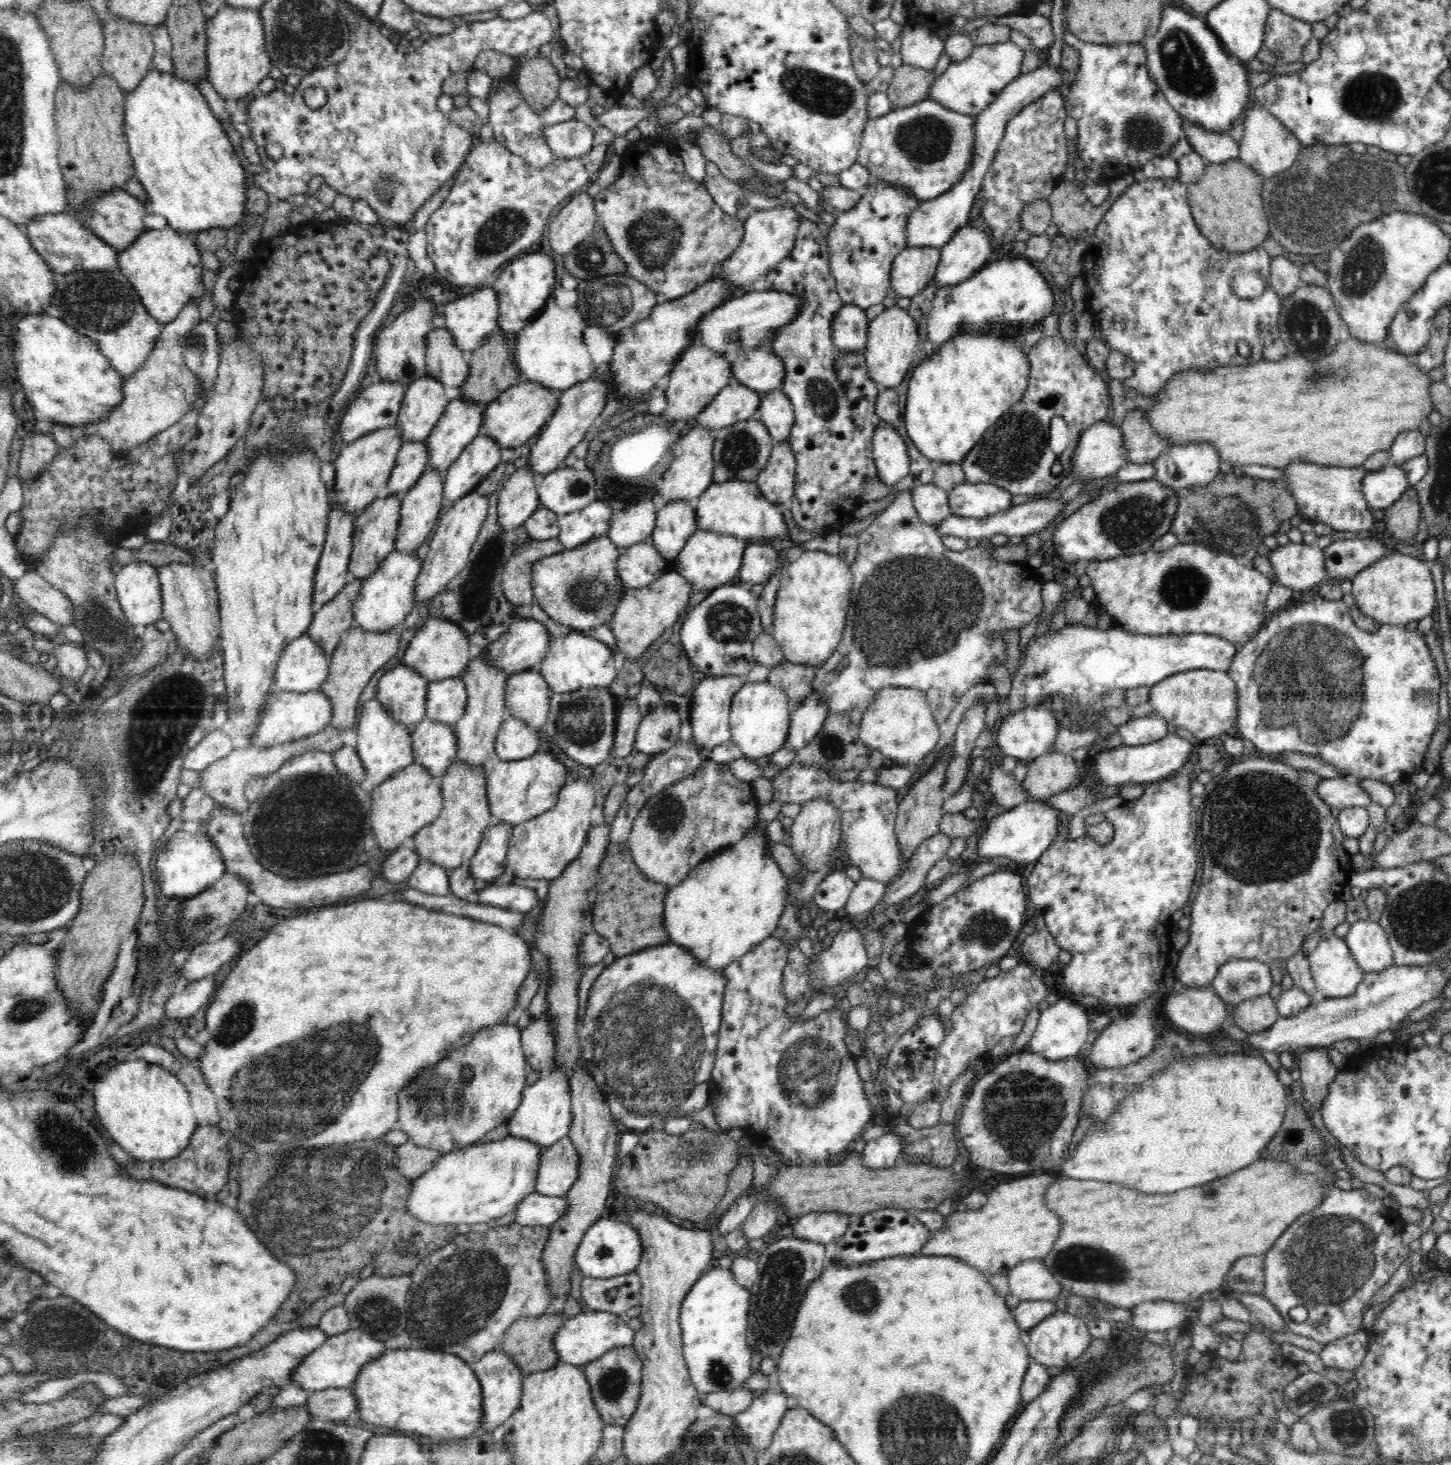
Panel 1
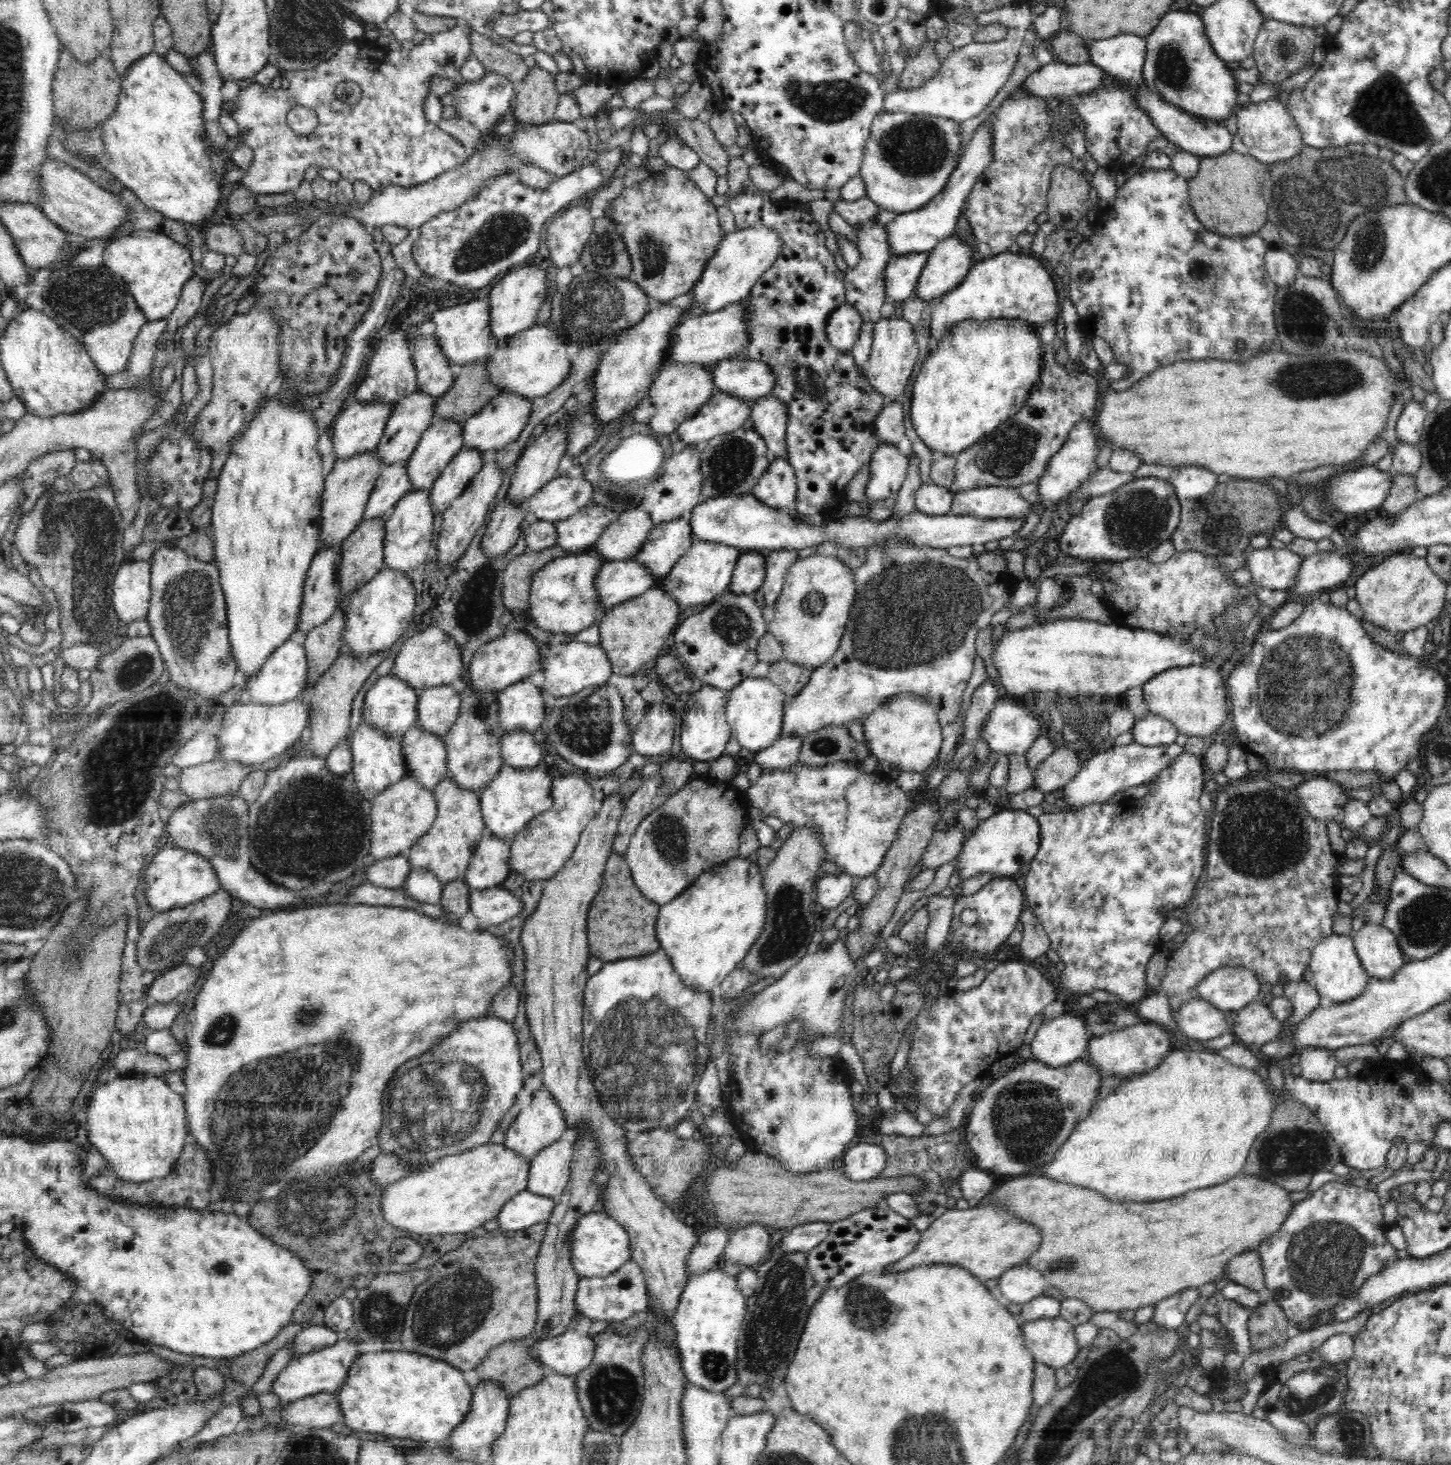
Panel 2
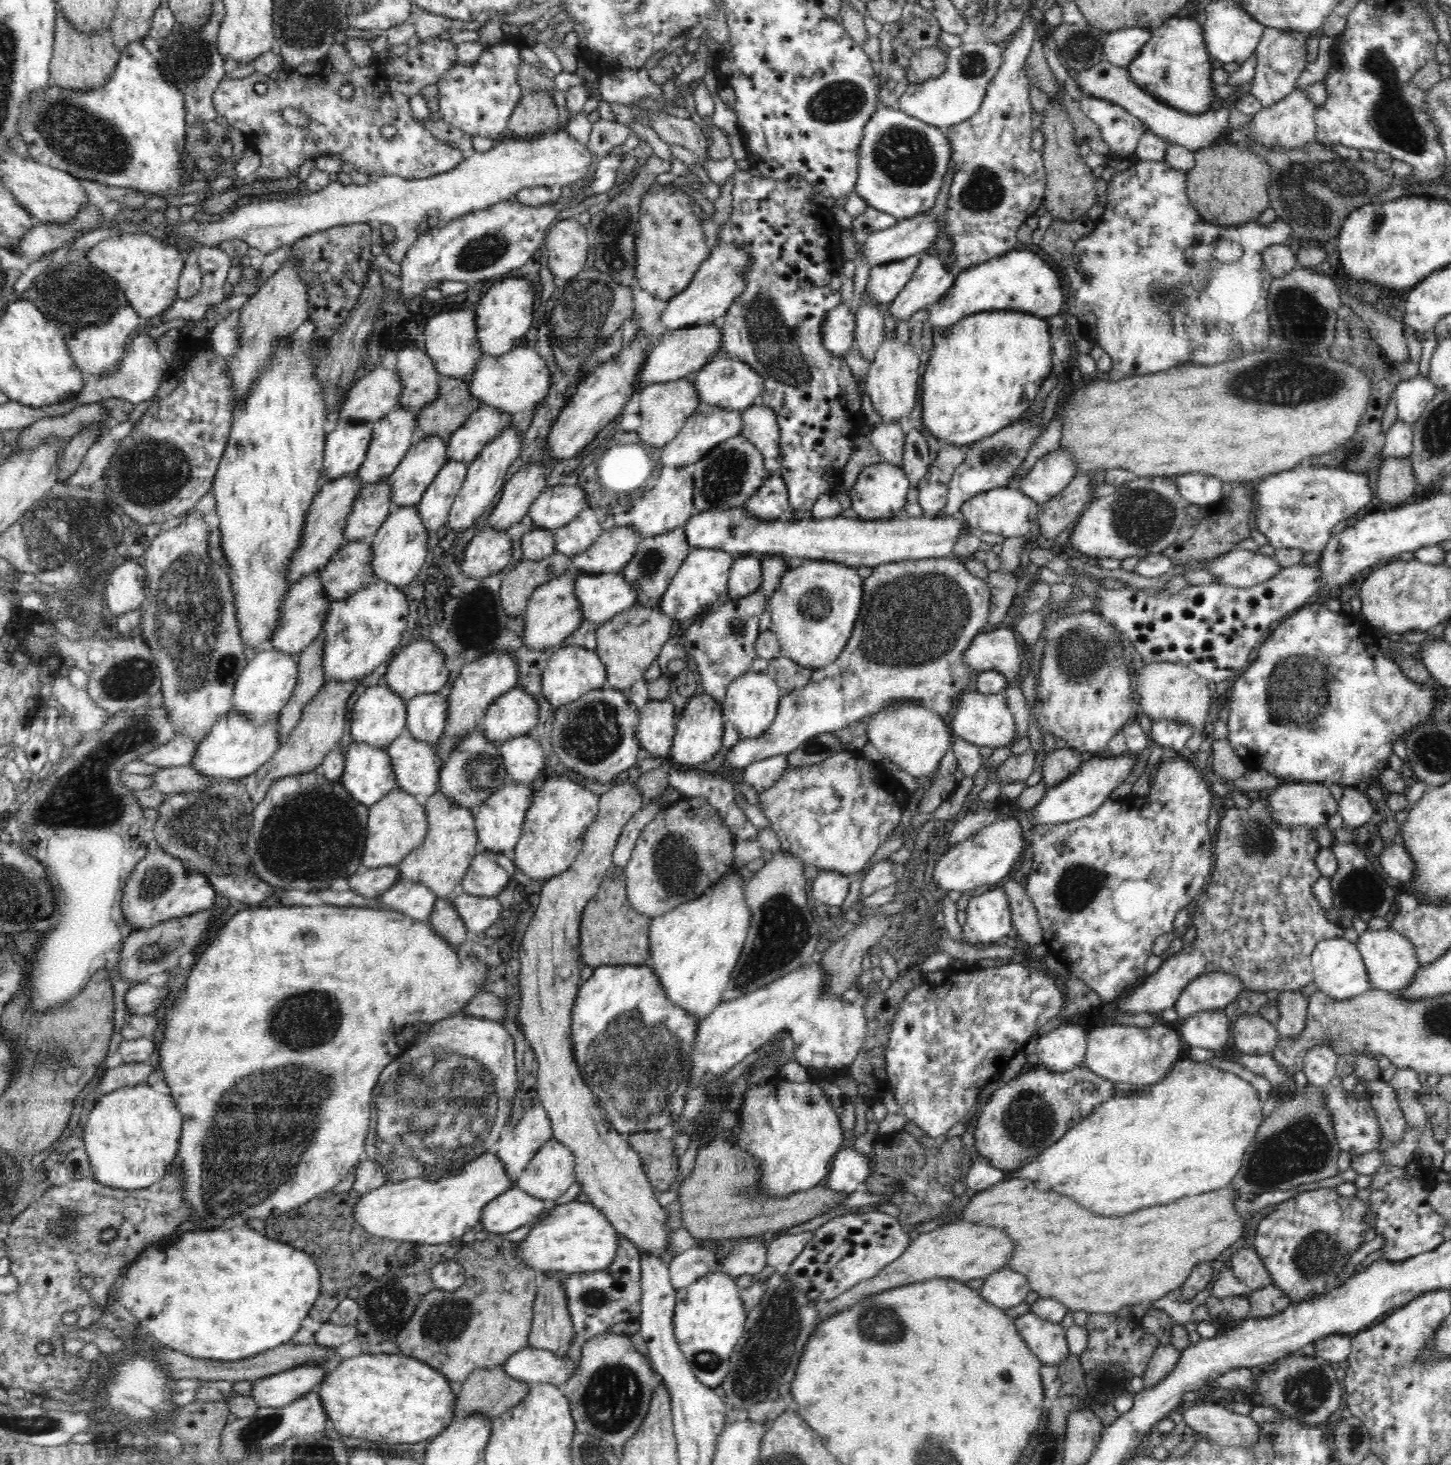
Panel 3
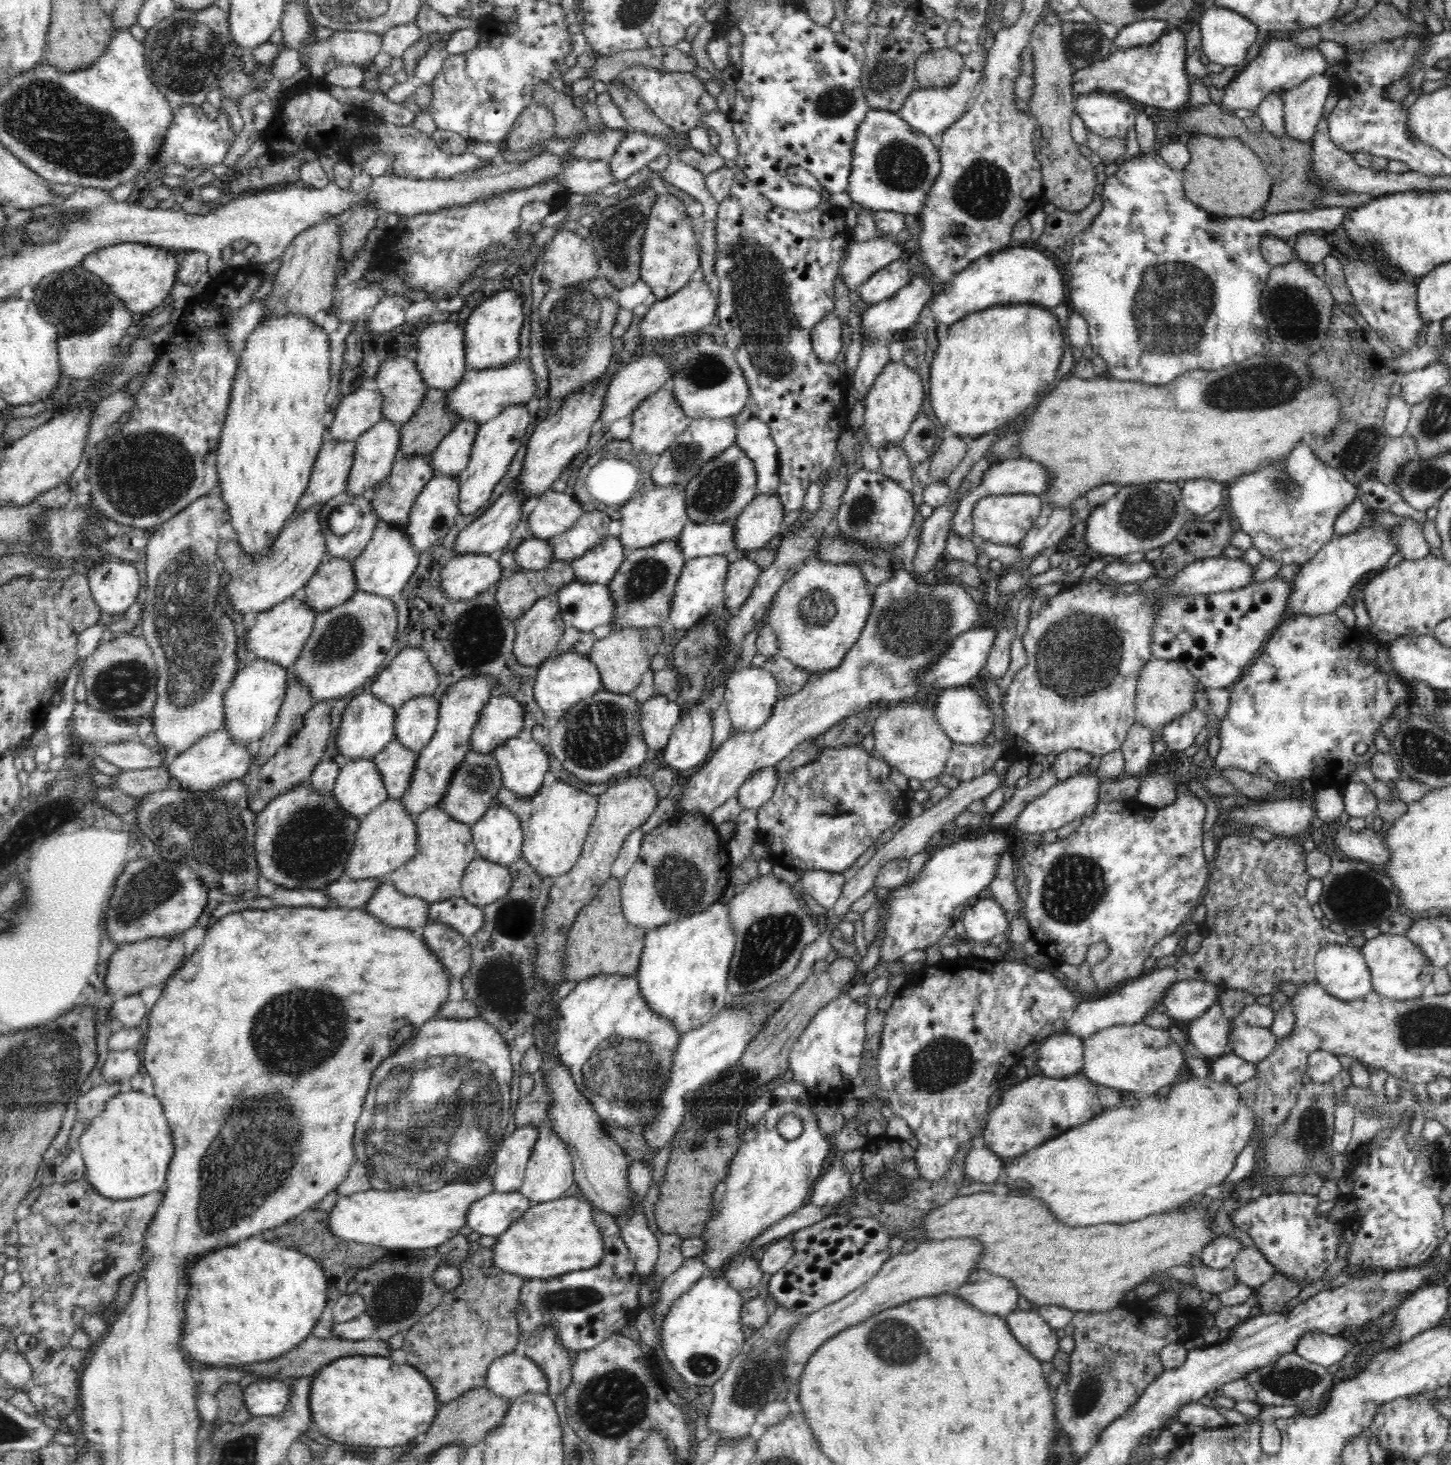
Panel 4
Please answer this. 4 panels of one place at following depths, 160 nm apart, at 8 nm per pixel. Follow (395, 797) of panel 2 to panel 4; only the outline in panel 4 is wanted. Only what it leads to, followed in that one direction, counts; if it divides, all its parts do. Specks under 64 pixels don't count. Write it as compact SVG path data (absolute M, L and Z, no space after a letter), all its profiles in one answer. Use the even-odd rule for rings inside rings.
M388 798L383 804L374 808L367 816L361 819L356 844L346 861L346 874L352 880L386 879L388 875L401 868L409 860L414 858L418 850L418 835L416 835L415 817L408 815L401 799Z

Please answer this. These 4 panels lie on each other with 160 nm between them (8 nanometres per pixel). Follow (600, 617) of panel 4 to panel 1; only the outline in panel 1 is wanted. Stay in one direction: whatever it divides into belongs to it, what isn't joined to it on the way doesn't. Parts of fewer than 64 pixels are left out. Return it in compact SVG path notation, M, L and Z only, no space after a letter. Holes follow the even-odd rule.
M649 540L632 544L632 546L628 546L628 548L622 550L616 559L615 575L619 578L621 585L628 590L642 588L642 586L648 586L648 584L654 582L659 576L662 576L670 566L671 563L664 560L658 554L658 551Z

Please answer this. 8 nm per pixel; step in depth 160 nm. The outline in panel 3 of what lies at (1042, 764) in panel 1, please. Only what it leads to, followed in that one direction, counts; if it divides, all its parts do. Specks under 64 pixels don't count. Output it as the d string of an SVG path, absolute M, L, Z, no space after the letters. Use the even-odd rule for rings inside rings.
M1065 747L1048 753L1043 760L1041 780L1046 788L1060 784L1082 766L1081 752Z

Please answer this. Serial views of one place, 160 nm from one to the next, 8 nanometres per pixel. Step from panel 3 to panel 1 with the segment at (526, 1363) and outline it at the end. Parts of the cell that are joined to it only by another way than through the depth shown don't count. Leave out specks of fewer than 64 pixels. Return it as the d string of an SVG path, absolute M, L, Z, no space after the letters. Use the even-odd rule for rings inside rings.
M599 1311L581 1313L572 1319L567 1319L553 1338L554 1351L560 1357L559 1363L580 1367L600 1359L614 1348L633 1345L635 1332L629 1328L627 1321L625 1315Z

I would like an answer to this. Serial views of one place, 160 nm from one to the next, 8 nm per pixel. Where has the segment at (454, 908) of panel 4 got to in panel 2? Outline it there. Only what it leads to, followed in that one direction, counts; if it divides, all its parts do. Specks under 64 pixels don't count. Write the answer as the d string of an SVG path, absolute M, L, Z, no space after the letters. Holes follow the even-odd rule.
M501 886L469 892L469 909L484 928L516 916L522 905L519 898Z

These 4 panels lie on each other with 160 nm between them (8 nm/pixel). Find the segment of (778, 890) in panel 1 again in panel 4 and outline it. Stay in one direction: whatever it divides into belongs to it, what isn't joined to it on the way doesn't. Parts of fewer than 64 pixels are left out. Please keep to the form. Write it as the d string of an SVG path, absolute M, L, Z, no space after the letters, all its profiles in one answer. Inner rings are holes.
M723 898L708 906L704 912L678 918L676 922L658 926L647 932L645 946L641 955L640 966L635 976L638 979L639 991L647 1007L660 1016L674 1021L674 1028L680 1034L686 1034L694 1028L704 1026L724 1006L729 995L727 992L730 961L736 948L736 937L729 919L728 902Z

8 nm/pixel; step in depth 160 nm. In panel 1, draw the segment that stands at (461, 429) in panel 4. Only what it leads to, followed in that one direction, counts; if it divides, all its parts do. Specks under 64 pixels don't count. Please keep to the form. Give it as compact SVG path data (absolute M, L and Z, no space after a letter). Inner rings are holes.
M520 379L514 385L502 392L497 400L488 403L482 417L481 434L493 438L506 452L528 443L528 438L532 438L534 434L544 429L547 416L558 408L561 396L561 392L544 389L528 380Z

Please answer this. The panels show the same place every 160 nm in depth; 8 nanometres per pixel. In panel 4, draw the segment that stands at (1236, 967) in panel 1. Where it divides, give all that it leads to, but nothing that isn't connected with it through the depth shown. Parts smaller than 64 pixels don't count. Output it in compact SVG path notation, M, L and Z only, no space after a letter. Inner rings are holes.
M1181 980L1166 989L1161 1003L1166 1006L1166 1012L1177 1021L1193 1021L1206 1012L1214 1002L1219 1000L1219 994L1224 990L1220 984L1210 984L1203 980Z

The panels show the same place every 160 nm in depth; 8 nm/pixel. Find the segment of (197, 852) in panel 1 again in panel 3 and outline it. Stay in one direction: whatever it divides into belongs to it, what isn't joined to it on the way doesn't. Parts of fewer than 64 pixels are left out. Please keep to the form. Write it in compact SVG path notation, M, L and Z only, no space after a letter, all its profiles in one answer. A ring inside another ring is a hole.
M162 849L148 853L132 870L122 891L120 901L125 921L131 929L158 926L164 920L196 914L202 910L214 909L216 890L208 879L190 870L183 860L174 858Z

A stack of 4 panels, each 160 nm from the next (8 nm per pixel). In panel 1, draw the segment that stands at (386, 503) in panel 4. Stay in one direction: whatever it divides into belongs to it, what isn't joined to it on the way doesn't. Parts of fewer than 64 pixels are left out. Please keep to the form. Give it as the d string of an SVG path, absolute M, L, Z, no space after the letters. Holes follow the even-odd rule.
M460 398L452 400L448 404L446 411L438 419L426 440L430 470L448 471L448 468L457 460L464 448L481 434L482 417L486 408L486 403L474 404L462 401Z

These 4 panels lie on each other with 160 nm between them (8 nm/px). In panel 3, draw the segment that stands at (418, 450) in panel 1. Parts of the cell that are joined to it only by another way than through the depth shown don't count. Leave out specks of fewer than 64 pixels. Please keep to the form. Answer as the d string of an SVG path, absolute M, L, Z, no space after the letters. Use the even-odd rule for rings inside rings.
M384 479L376 484L366 484L358 491L346 517L343 546L354 540L372 540L394 508L390 489L389 482Z

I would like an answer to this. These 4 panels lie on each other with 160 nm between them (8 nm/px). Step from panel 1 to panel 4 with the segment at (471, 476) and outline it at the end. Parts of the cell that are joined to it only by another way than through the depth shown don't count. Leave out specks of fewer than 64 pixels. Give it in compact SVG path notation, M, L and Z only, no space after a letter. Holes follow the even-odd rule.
M440 476L434 477L426 483L420 491L418 498L412 505L405 533L410 539L411 547L418 553L428 550L436 542L442 540L454 526L455 518L459 515L458 500L460 483L458 477Z

